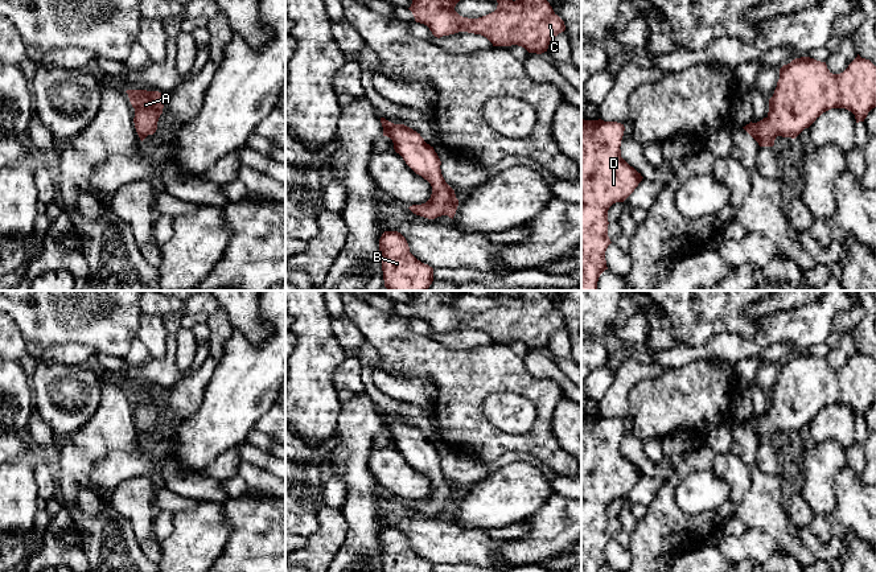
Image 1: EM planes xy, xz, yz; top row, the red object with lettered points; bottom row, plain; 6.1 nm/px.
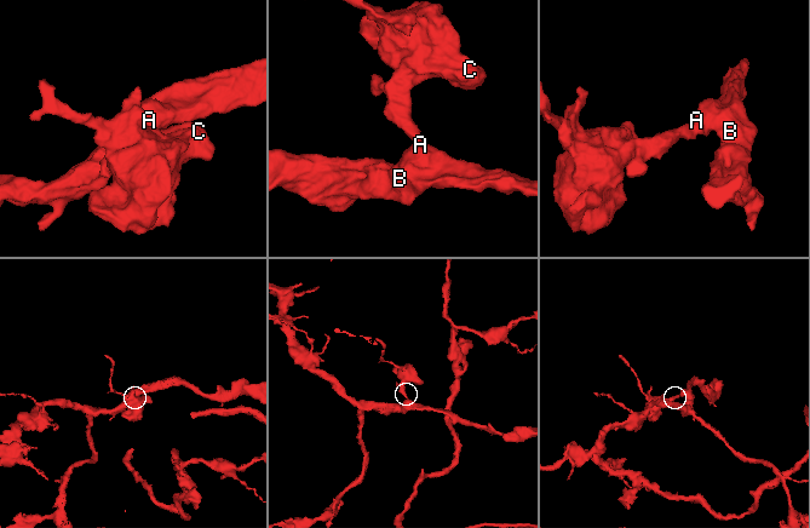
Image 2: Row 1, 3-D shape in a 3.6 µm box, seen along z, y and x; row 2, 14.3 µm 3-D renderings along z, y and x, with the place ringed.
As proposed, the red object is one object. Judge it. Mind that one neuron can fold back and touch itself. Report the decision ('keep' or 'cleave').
keep

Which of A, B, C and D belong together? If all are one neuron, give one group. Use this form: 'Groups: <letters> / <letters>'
Groups: A B C D

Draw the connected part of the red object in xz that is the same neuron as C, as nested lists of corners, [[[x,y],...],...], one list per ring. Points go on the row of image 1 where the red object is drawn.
[[[412,0],[408,9],[437,38],[468,32],[486,37],[493,46],[518,45],[536,54],[547,52],[550,42],[566,30],[547,0],[497,0],[497,9],[478,18],[460,16],[455,11],[458,1]]]

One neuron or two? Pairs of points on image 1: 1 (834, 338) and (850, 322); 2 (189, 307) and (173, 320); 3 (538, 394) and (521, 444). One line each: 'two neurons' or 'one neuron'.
1: one neuron
2: one neuron
3: one neuron

